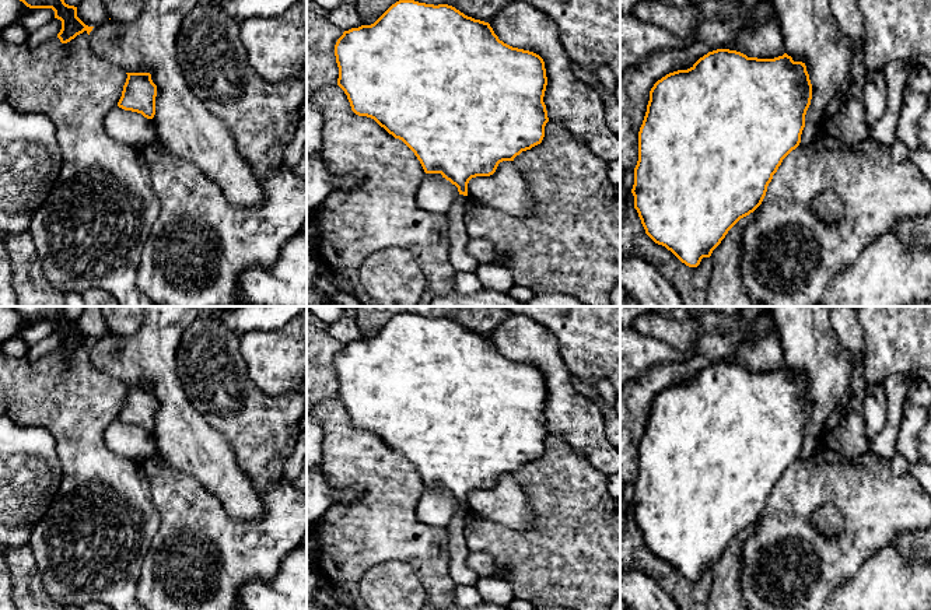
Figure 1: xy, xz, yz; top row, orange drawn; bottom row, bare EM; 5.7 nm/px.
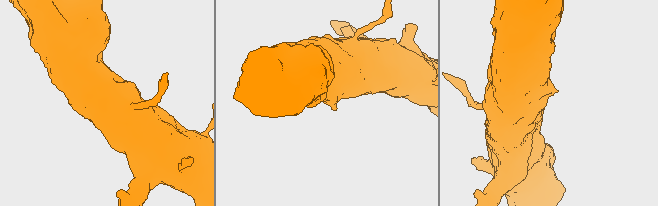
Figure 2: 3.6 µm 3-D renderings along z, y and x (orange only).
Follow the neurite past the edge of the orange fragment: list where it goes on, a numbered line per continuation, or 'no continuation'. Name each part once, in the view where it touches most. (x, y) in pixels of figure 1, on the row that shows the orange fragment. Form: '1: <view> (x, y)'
1: xz (461, 260)

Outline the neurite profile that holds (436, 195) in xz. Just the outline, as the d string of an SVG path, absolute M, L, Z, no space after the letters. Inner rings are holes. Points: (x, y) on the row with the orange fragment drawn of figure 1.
M424 172L424 179L416 199L423 210L447 214L458 196L458 187L447 180L441 173Z

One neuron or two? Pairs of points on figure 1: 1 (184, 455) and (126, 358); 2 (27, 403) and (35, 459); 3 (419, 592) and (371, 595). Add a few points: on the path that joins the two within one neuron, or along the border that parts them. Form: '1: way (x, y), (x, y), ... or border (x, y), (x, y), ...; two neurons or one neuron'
1: way (179, 428), (174, 417), (168, 391), (153, 375); one neuron
2: border (14, 423), (45, 428), (58, 447); two neurons
3: way (408, 585), (382, 584); one neuron

